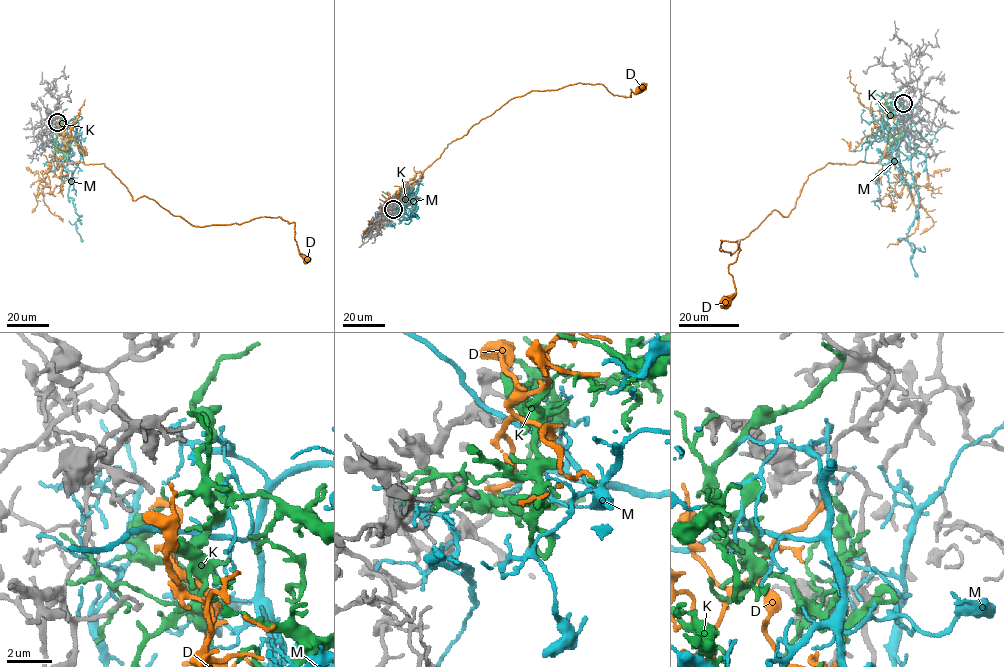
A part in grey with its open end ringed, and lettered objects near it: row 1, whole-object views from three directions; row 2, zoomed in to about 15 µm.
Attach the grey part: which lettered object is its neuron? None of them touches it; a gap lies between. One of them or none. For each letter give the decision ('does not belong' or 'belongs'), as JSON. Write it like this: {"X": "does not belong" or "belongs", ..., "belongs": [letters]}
{"D": "belongs", "K": "does not belong", "M": "does not belong", "belongs": ["D"]}

